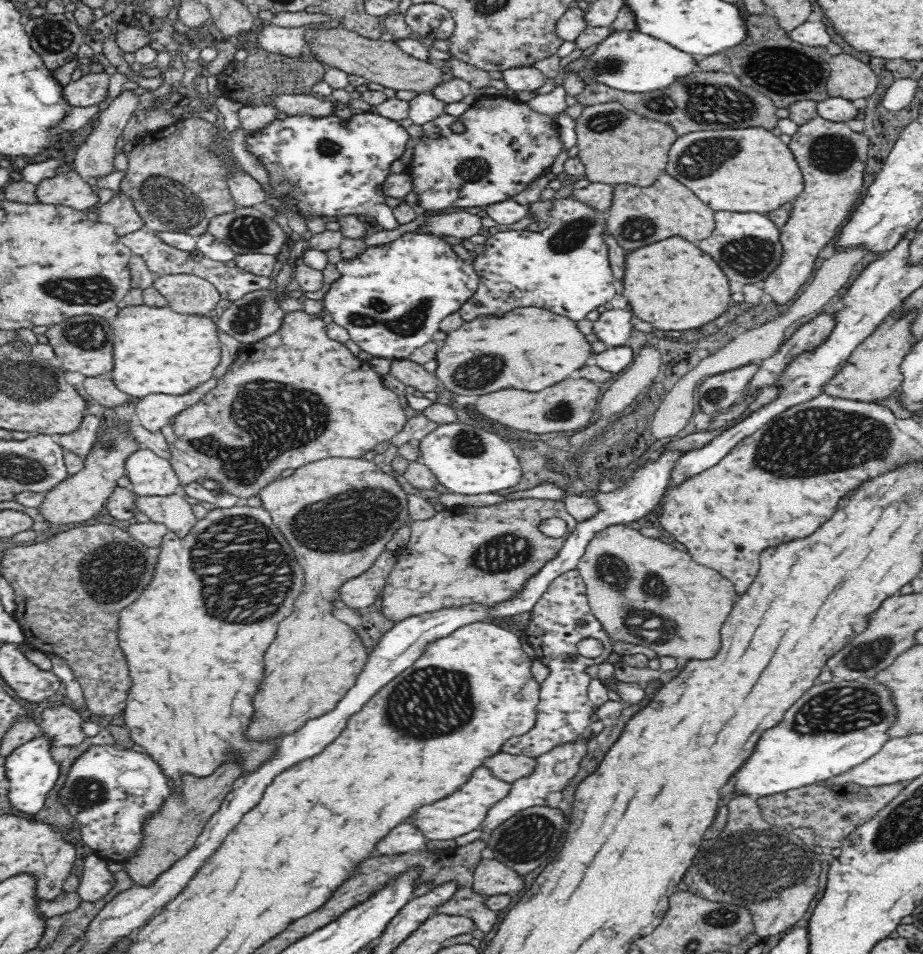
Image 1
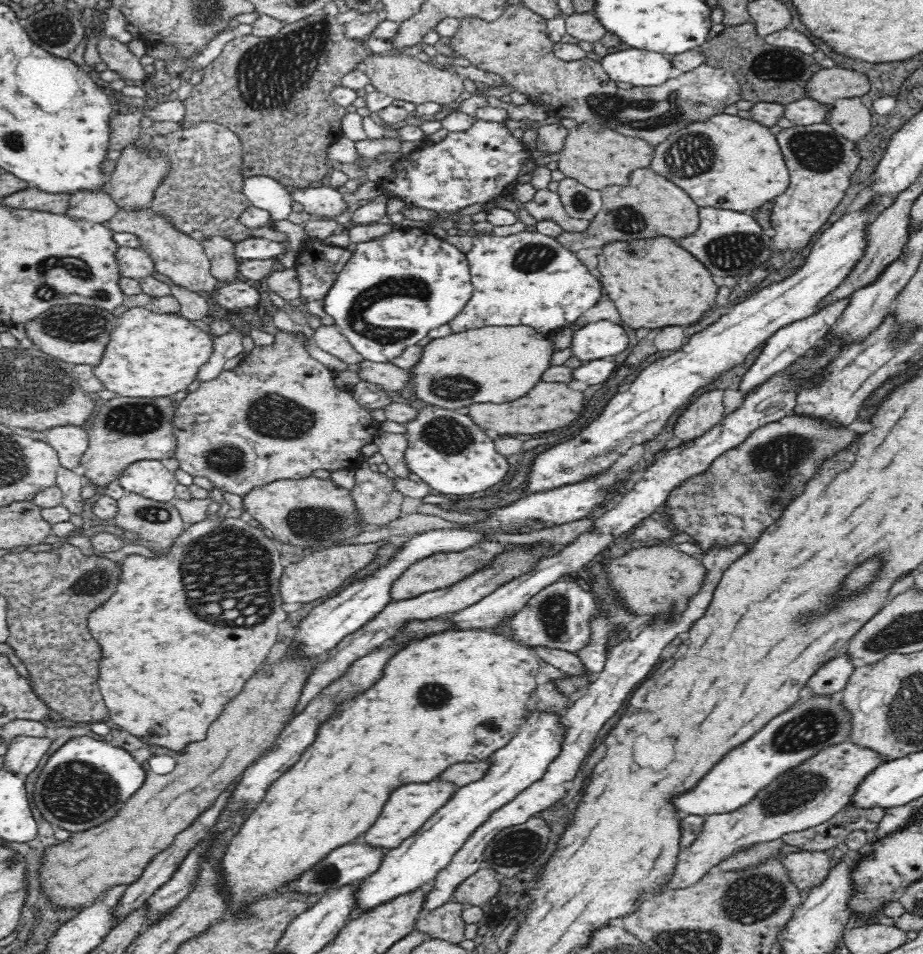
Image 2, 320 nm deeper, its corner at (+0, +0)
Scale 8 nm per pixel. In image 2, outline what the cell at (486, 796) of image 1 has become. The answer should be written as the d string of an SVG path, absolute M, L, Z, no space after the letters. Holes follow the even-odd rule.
M434 779L430 782L406 784L390 794L390 800L382 808L378 822L372 824L368 832L362 834L356 843L366 843L372 847L398 848L398 845L406 838L410 838L433 814L438 808L448 802L448 798L454 794L457 786L454 783Z

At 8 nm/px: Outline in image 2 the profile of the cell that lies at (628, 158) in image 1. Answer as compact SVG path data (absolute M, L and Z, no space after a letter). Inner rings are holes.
M581 123L568 130L557 161L557 170L590 190L600 190L610 185L626 186L630 172L636 168L646 168L654 152L654 148L640 138L628 138L598 124Z

